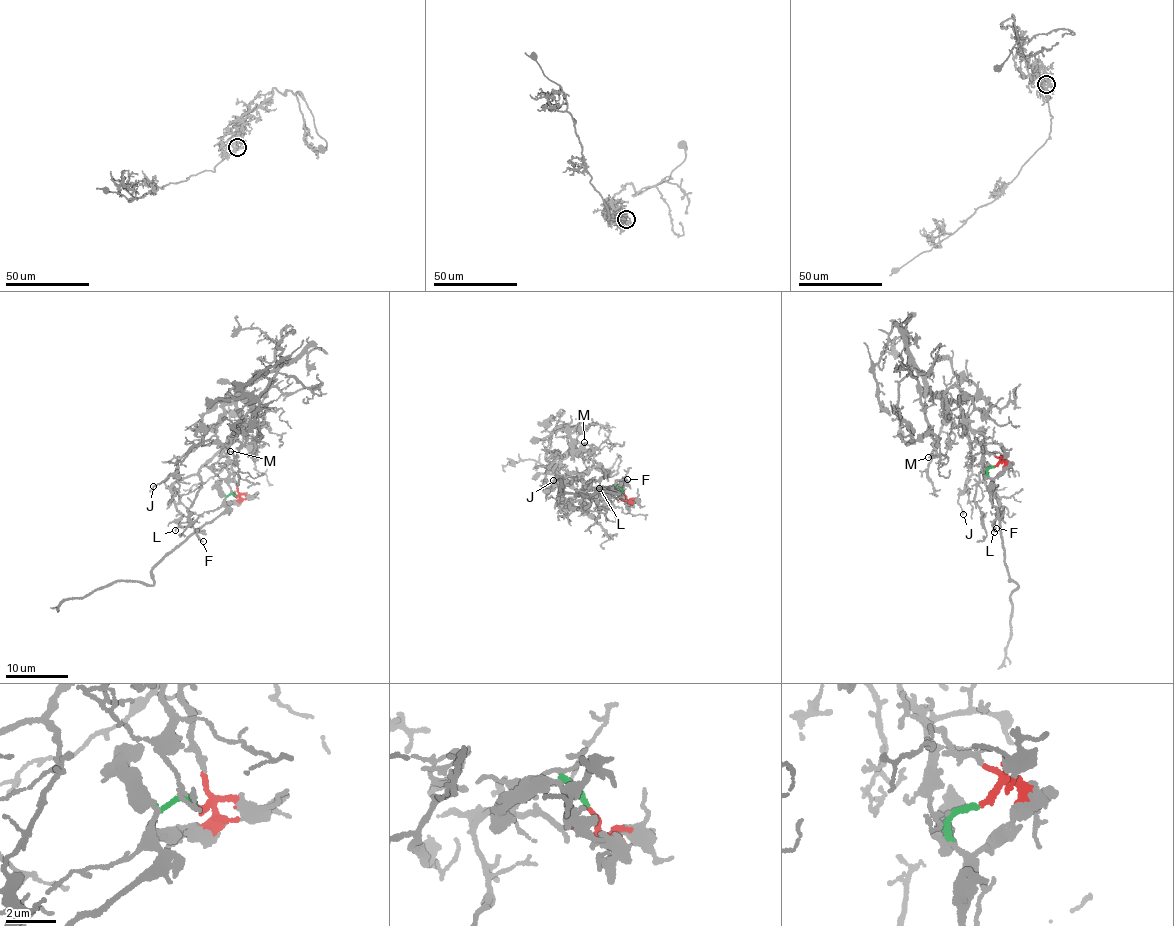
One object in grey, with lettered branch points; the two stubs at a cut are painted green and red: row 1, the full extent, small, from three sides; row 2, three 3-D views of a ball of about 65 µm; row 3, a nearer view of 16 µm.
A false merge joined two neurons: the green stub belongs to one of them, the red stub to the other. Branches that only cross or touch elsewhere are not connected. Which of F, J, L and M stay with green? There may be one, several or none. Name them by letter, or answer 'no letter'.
F, L

